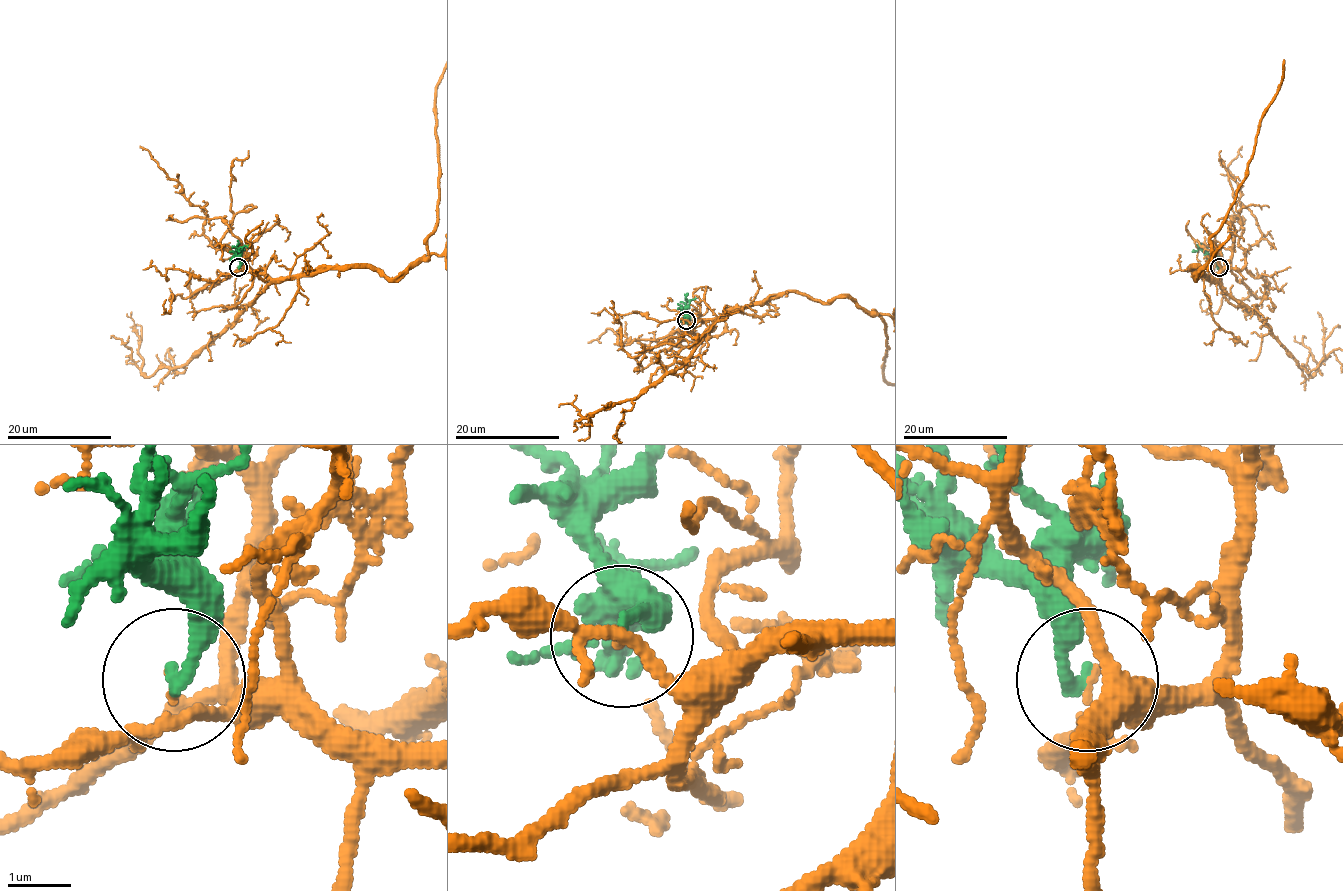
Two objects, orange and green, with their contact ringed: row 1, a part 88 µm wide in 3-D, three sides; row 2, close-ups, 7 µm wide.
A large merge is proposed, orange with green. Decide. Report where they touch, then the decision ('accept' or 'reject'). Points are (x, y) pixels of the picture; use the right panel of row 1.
(1219, 267) | reject

